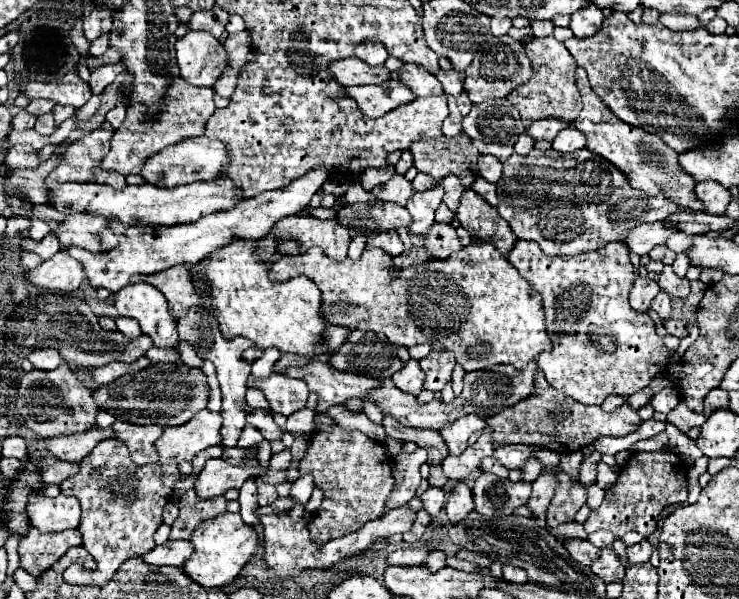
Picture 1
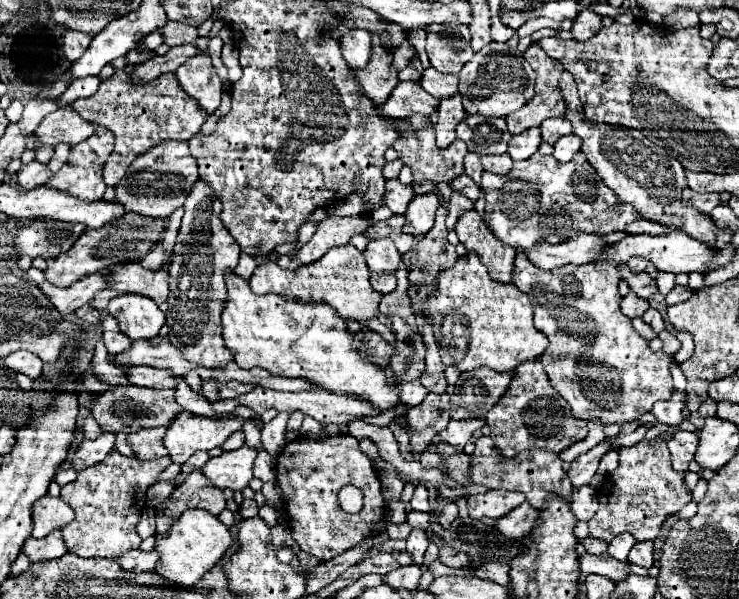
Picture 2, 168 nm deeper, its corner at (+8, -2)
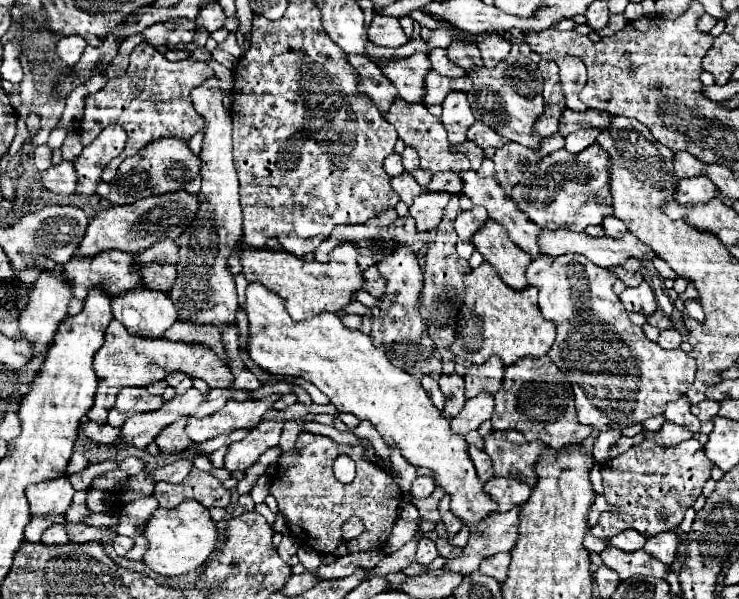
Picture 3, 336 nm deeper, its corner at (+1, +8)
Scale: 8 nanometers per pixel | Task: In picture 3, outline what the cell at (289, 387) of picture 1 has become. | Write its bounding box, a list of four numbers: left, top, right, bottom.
[87,320,233,424]

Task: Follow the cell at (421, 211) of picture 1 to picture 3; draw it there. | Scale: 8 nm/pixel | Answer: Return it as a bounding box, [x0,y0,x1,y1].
[409,192,451,232]

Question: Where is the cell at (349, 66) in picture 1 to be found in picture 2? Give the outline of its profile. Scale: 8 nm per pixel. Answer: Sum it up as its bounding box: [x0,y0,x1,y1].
[352,34,398,104]

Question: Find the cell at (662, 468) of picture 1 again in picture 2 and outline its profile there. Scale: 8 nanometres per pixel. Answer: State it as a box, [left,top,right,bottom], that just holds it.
[588,440,692,542]

